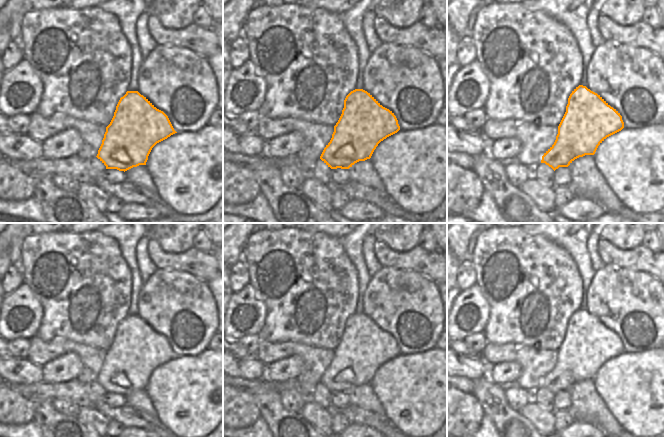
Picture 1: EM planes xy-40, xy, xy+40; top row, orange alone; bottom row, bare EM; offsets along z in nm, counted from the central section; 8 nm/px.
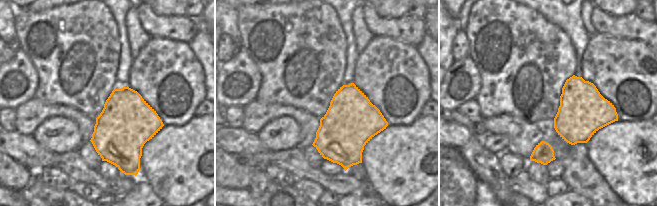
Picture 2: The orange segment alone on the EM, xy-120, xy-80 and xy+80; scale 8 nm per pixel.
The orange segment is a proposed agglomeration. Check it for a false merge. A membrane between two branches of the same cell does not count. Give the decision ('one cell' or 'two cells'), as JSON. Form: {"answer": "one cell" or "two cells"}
{"answer": "one cell"}

